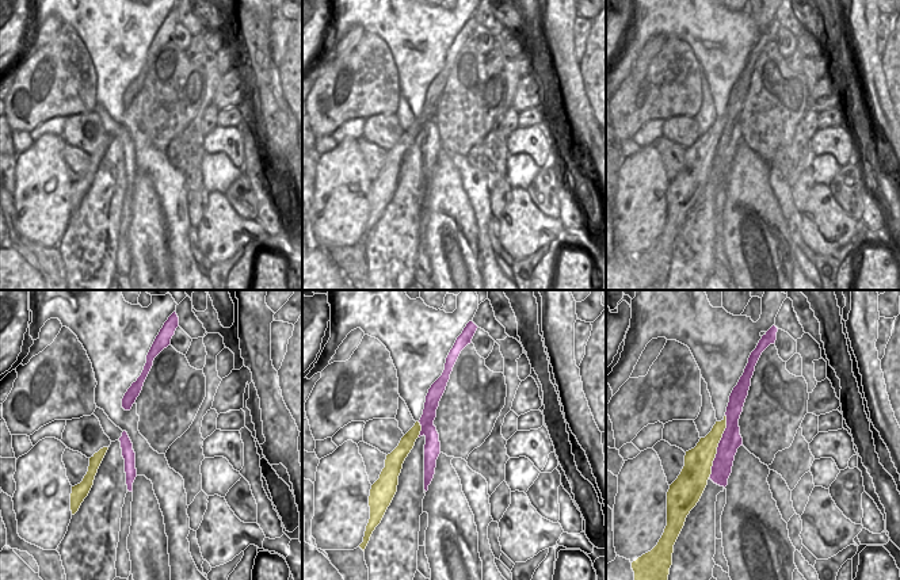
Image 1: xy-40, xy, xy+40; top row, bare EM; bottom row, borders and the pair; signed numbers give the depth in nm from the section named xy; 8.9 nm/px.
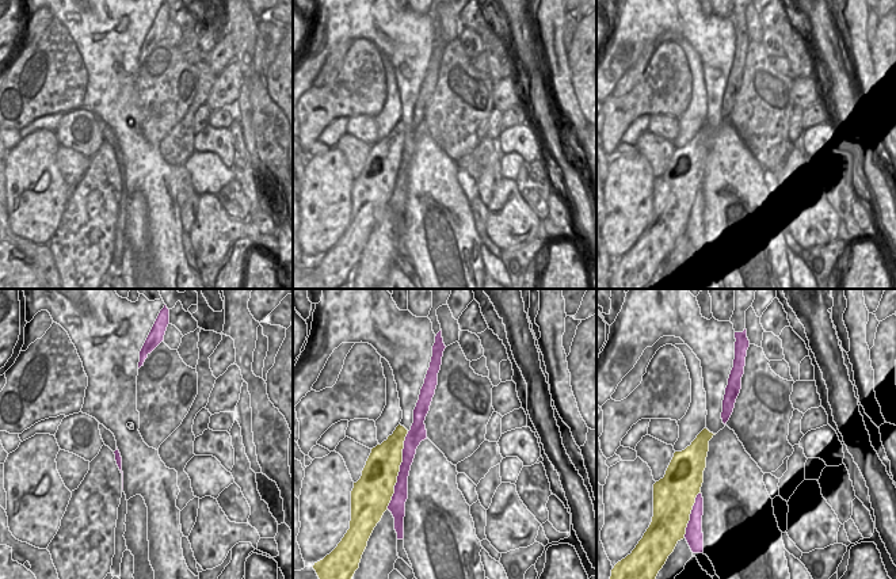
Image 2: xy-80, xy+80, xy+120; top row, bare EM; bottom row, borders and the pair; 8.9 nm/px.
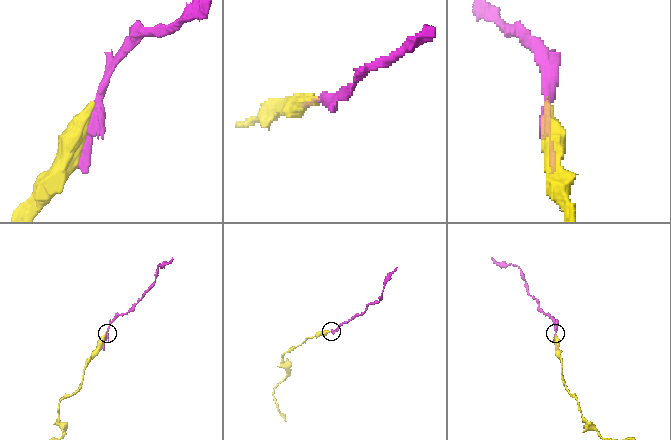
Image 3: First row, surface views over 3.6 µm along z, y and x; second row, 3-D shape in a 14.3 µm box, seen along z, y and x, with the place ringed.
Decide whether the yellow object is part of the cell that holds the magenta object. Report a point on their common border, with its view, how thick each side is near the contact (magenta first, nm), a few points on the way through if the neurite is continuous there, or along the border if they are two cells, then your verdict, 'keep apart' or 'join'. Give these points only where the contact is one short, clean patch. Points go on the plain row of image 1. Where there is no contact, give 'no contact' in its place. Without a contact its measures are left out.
contact xy+40 (719, 142); calibres 180 and 260 nm; join

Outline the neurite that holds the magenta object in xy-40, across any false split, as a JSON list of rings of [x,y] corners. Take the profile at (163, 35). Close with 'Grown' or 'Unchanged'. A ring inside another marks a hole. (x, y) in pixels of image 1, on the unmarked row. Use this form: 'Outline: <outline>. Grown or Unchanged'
Outline: [[[173,8],[168,16],[164,19],[163,24],[160,26],[159,31],[156,33],[148,51],[146,51],[146,60],[144,62],[144,66],[141,72],[137,75],[136,79],[131,80],[131,83],[127,85],[122,95],[122,104],[125,107],[130,107],[133,100],[136,99],[137,94],[140,92],[144,79],[153,62],[155,54],[171,41],[171,35],[175,31],[176,24],[179,23],[179,14],[176,8]]]. Unchanged

